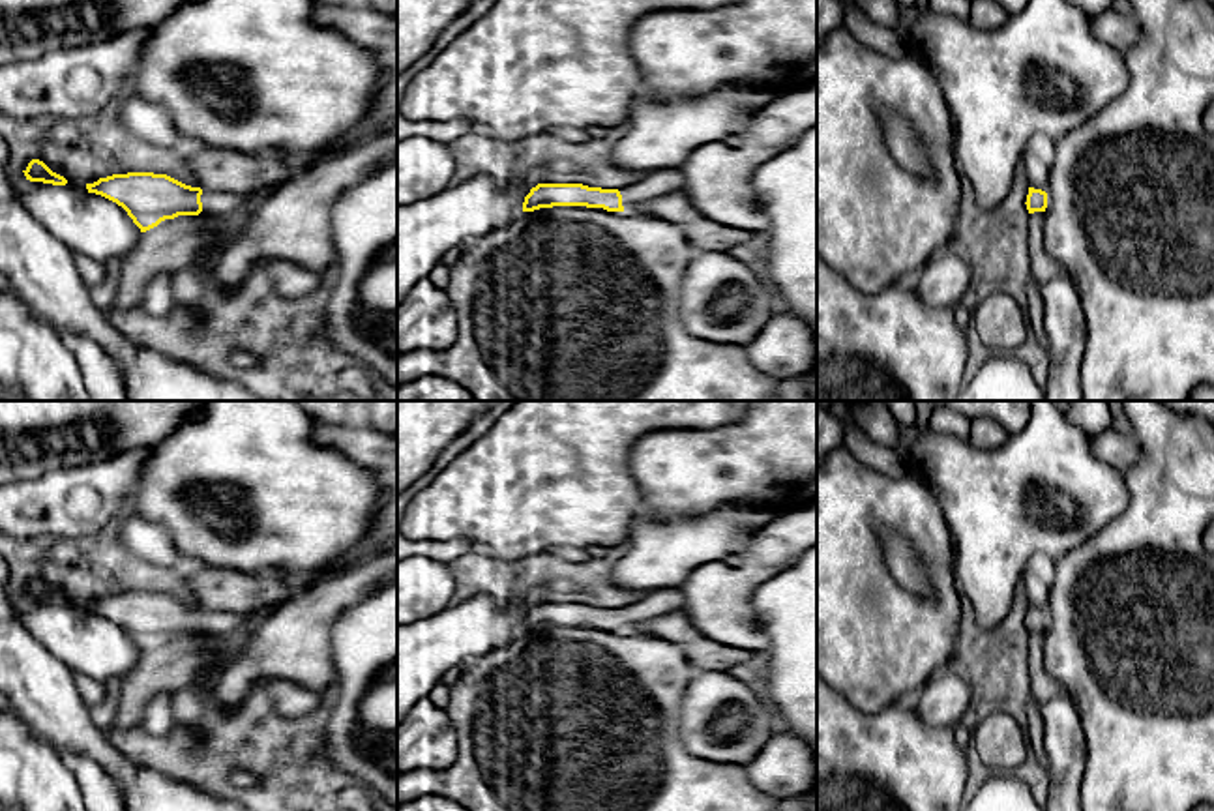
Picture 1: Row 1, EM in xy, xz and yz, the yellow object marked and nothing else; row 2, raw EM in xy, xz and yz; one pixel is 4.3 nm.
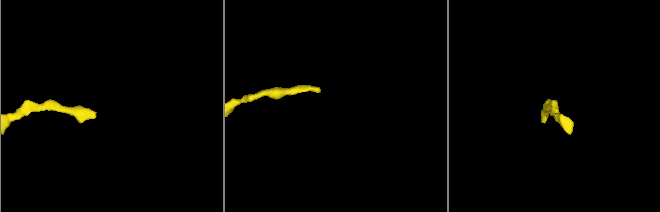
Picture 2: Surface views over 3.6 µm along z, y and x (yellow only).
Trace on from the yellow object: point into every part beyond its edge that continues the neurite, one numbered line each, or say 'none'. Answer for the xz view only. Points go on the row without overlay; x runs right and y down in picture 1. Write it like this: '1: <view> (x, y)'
1: xz (654, 604)

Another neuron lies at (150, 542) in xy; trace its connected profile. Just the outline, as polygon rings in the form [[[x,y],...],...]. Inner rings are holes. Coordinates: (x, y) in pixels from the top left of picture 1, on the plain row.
[[[127,509],[126,519],[120,523],[118,534],[120,541],[135,556],[159,568],[182,566],[169,530],[157,523],[150,523]]]

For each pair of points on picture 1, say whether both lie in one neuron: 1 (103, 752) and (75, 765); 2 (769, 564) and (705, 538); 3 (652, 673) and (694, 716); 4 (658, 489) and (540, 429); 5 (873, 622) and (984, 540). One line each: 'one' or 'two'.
1: two
2: two
3: two
4: two
5: two

